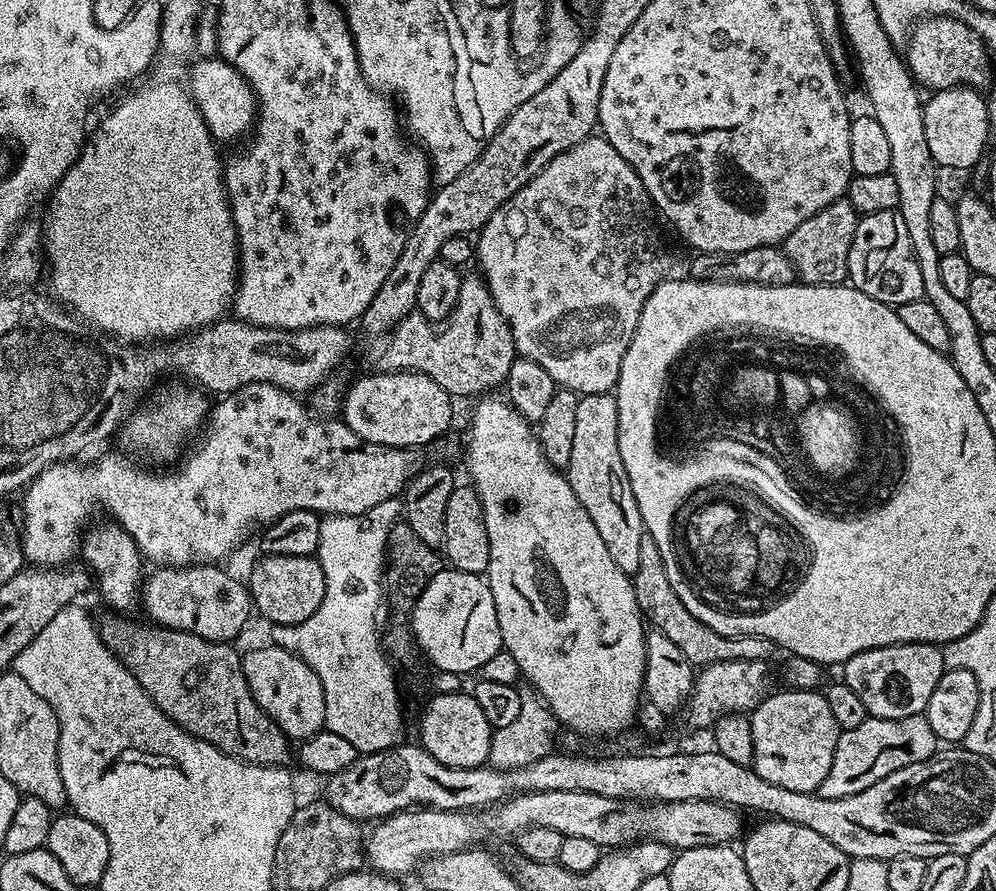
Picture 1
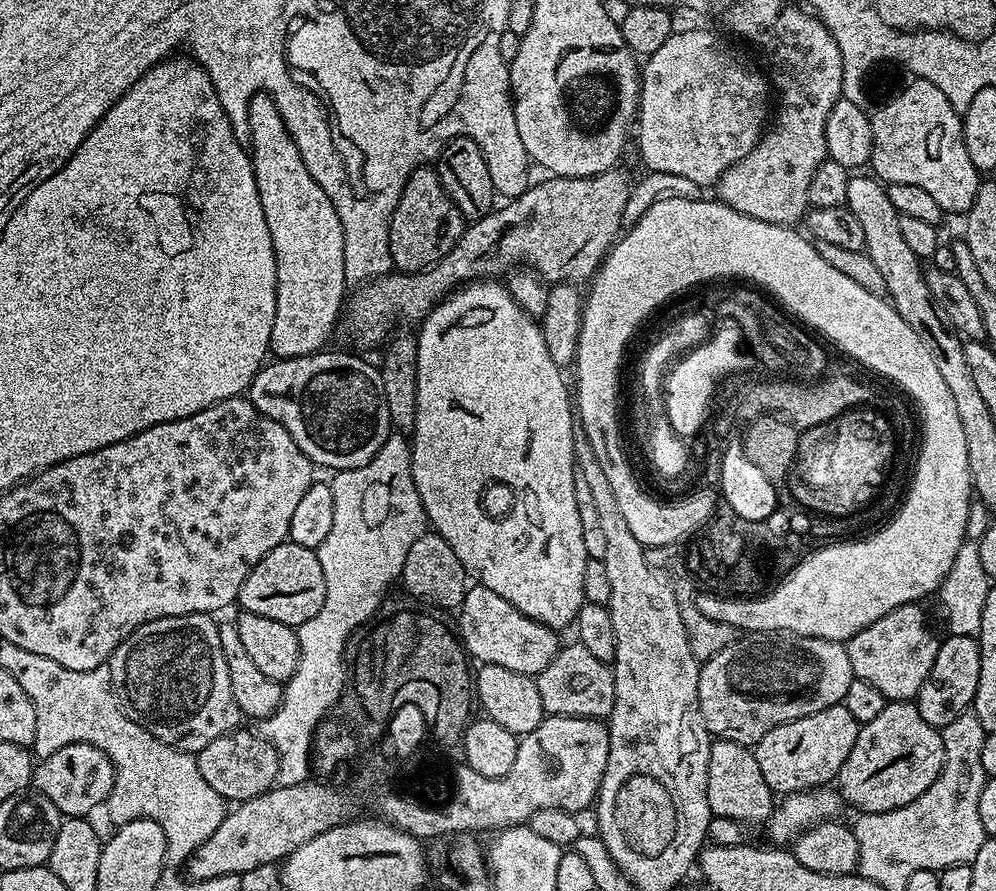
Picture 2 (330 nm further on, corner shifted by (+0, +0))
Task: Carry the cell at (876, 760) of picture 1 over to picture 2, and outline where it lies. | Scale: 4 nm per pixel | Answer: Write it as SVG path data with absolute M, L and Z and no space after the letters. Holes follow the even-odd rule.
M893 700L882 710L882 714L878 714L878 718L874 718L870 722L866 722L860 726L860 733L854 742L854 750L850 750L850 758L846 758L846 762L842 762L842 770L838 777L838 791L845 805L853 804L854 807L860 808L861 813L866 812L889 812L890 810L898 810L902 806L906 806L910 802L914 802L914 798L921 796L924 791L934 783L938 778L938 774L944 765L944 738L941 729L930 726L930 722L926 722L926 718L922 718L922 714L918 714L915 703L907 700Z

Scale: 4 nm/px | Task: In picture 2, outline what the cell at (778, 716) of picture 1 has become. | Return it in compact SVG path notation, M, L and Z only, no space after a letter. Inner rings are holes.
M843 703L818 710L818 714L810 714L806 718L774 726L774 730L754 746L766 786L770 786L773 794L787 794L831 785L840 775L842 762L846 762L846 758L850 758L850 750L854 750L860 726Z

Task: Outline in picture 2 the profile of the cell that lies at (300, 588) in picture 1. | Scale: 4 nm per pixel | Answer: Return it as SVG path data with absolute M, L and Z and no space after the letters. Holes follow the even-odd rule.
M291 542L274 546L274 550L246 574L238 597L243 611L262 614L262 618L274 618L274 622L286 622L295 629L302 622L310 622L325 602L326 574L322 574L322 562L318 562L313 549Z

